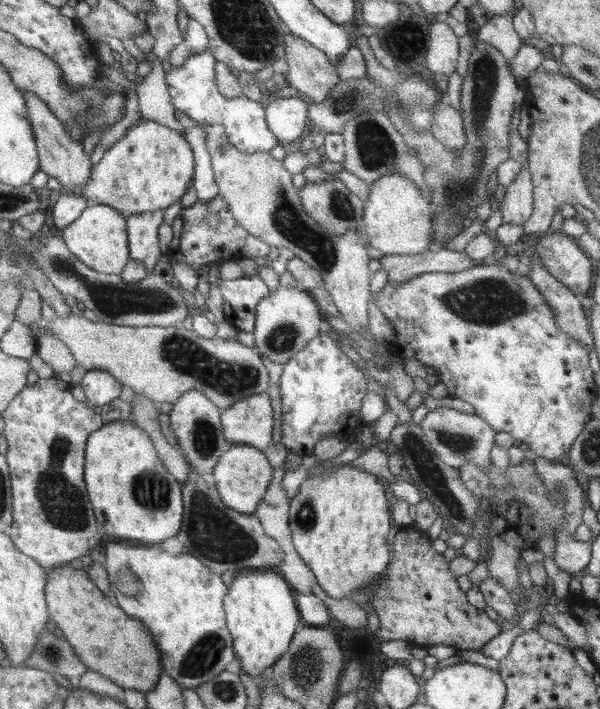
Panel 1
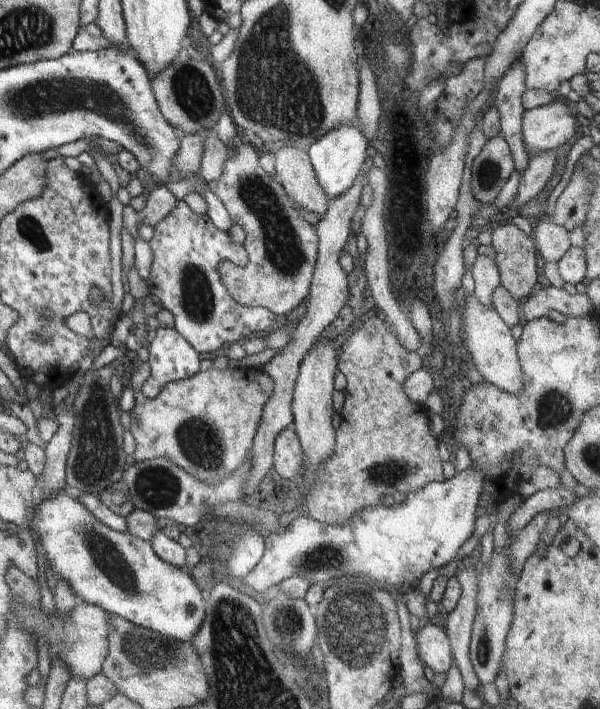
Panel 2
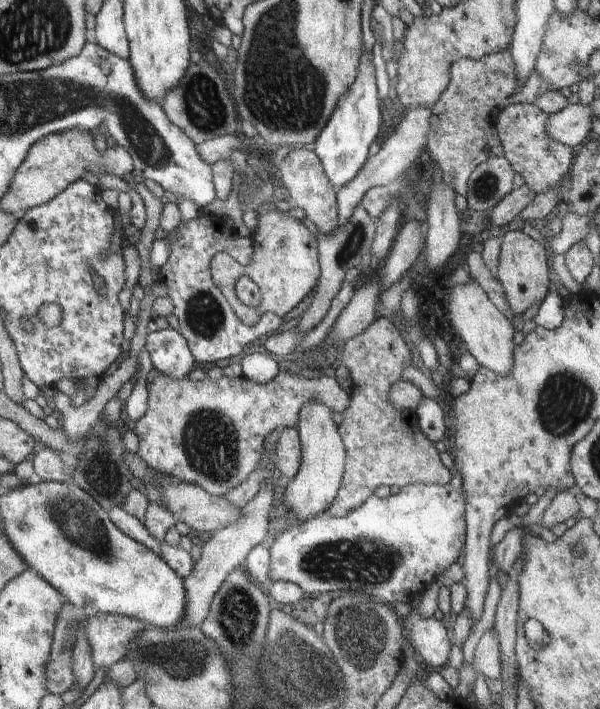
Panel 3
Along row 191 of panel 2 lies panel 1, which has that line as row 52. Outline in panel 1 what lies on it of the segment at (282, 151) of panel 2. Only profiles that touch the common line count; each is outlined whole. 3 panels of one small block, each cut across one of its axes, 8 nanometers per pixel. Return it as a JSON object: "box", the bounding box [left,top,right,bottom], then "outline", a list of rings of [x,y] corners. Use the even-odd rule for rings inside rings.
{"box":[284,29,339,103],"outline":[[[287,29],[284,31],[284,43],[288,84],[316,103],[324,101],[330,88],[339,81],[335,67],[318,48]]]}

